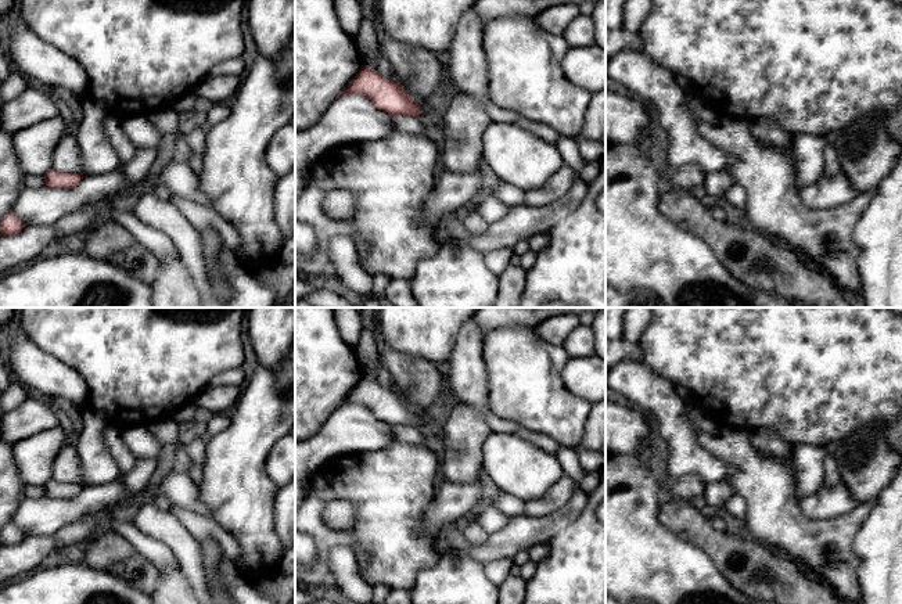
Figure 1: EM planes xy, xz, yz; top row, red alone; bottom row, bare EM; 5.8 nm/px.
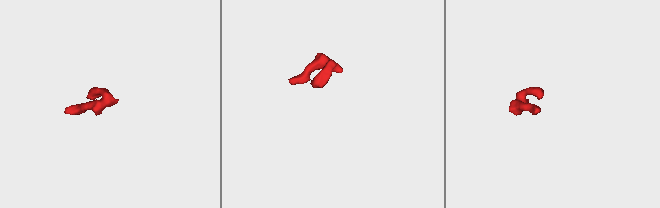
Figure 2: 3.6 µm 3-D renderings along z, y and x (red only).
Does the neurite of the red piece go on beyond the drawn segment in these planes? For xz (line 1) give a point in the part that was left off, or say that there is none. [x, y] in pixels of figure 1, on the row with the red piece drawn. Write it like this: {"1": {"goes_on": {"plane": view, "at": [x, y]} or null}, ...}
{"1": {"goes_on": {"plane": "xz", "at": [424, 107]}}}

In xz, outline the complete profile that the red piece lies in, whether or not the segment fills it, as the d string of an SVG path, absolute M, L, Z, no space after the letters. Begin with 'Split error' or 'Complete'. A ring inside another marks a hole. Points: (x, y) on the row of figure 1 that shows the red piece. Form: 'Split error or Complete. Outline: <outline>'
Split error. Outline: M366 65L360 68L335 100L352 93L366 96L378 109L389 115L428 115L431 109L428 101L418 104L395 79L387 79Z

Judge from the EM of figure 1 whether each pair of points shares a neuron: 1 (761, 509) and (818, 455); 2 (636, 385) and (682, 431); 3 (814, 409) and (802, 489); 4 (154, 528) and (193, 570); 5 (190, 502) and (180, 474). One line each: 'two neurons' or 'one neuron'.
1: two neurons
2: one neuron
3: two neurons
4: one neuron
5: one neuron

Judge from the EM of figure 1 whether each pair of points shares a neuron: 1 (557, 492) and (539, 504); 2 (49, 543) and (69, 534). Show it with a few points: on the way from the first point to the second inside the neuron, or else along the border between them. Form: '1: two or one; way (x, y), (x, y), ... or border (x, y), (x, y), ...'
1: one; way (553, 496), (543, 504)
2: one; way (54, 542), (64, 538)

